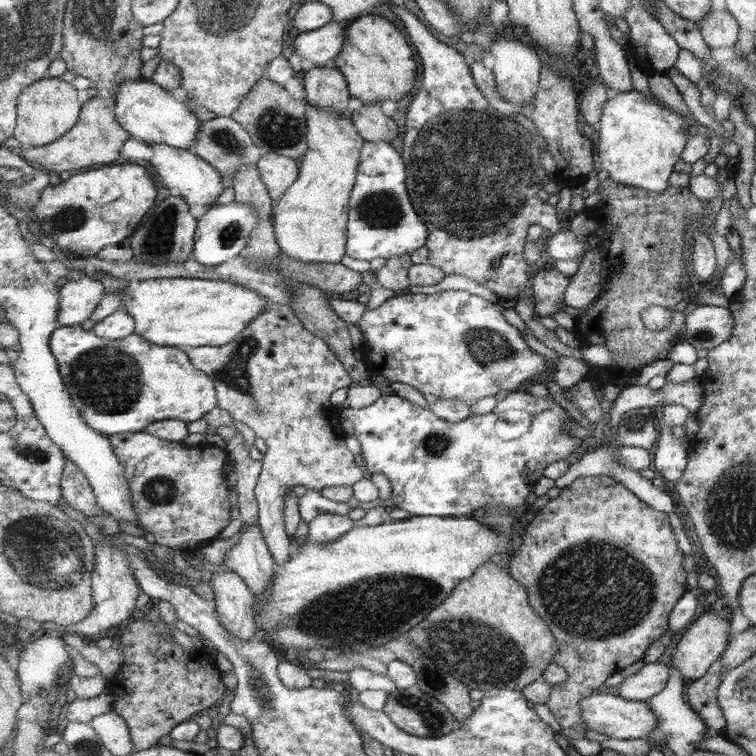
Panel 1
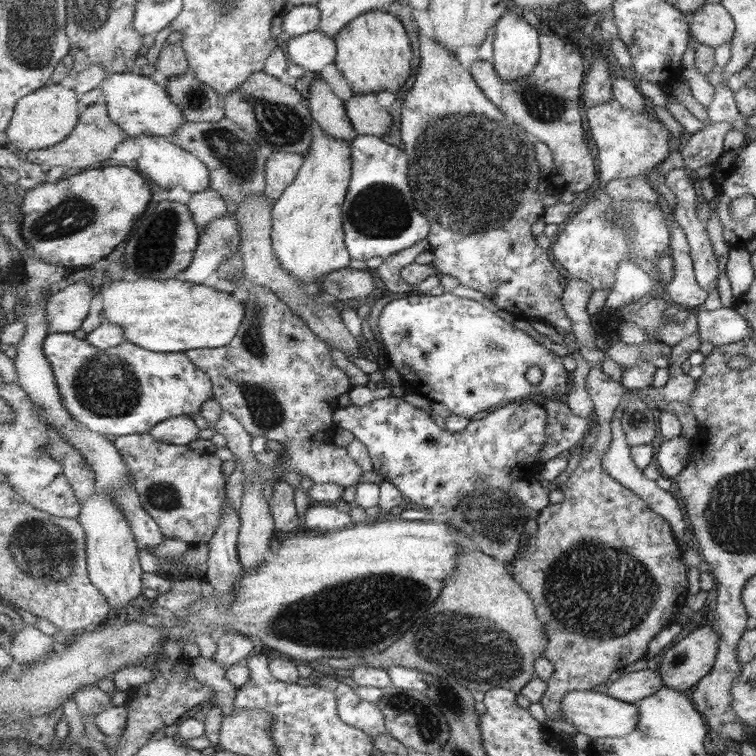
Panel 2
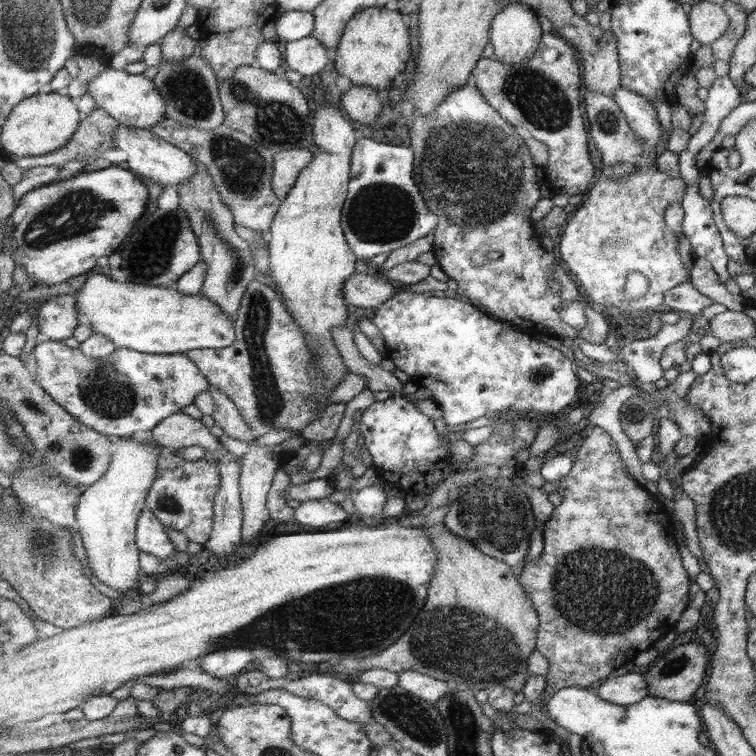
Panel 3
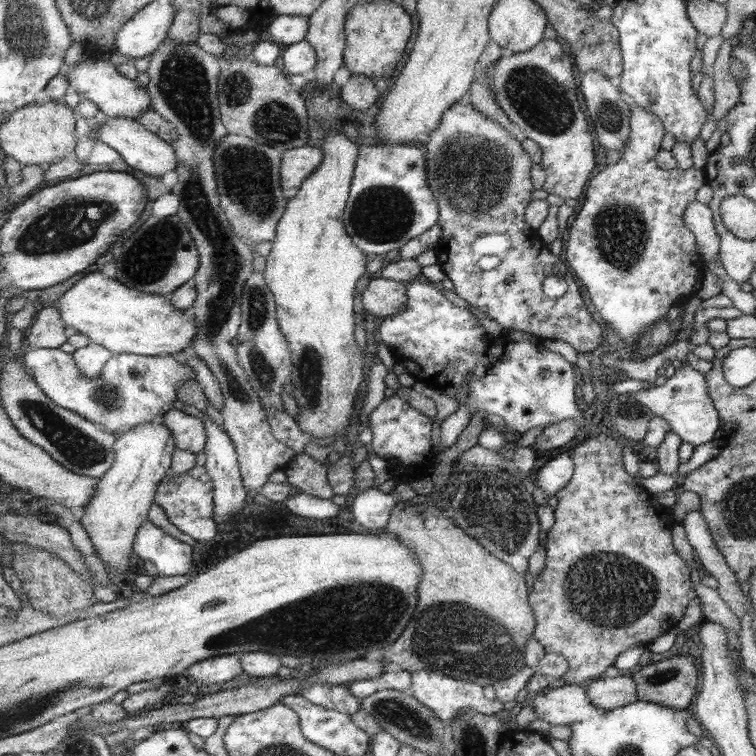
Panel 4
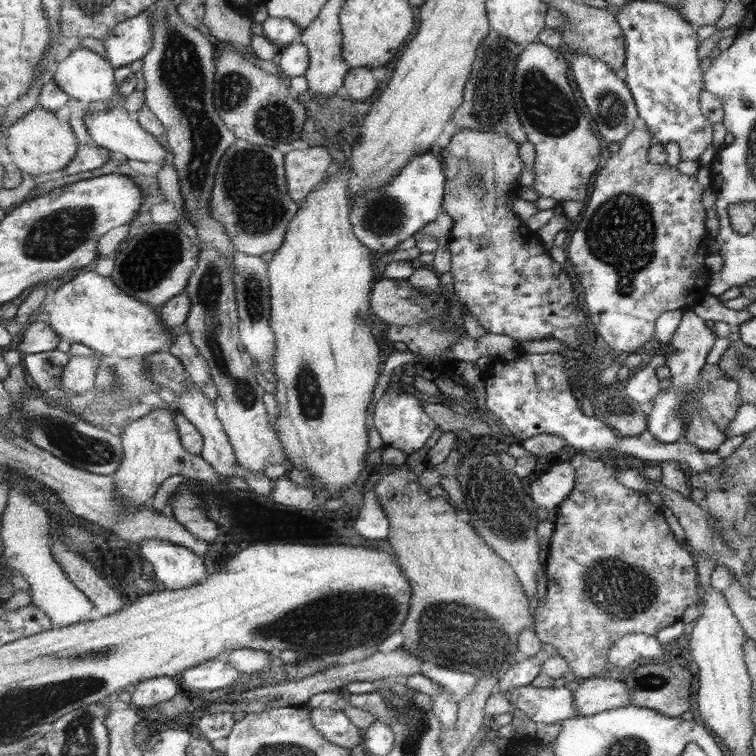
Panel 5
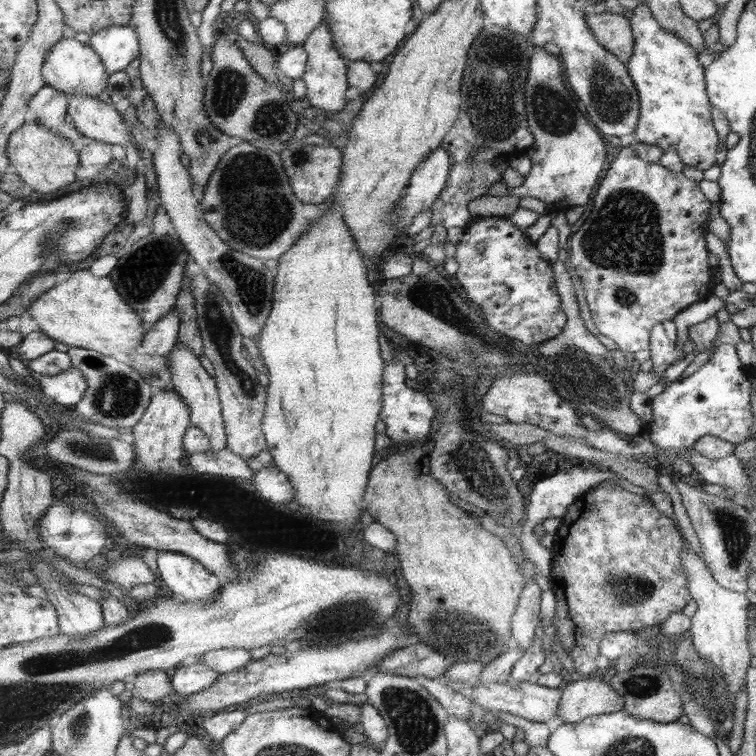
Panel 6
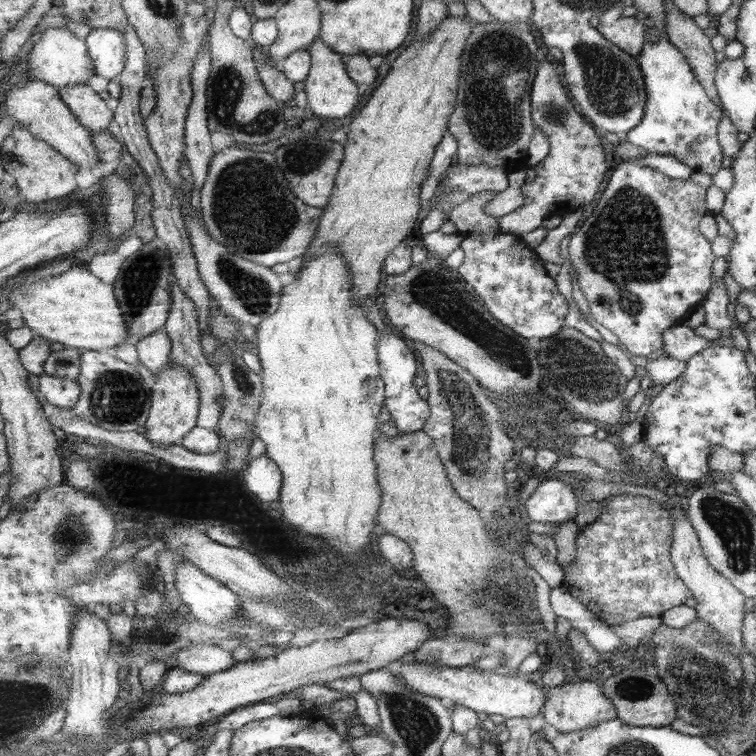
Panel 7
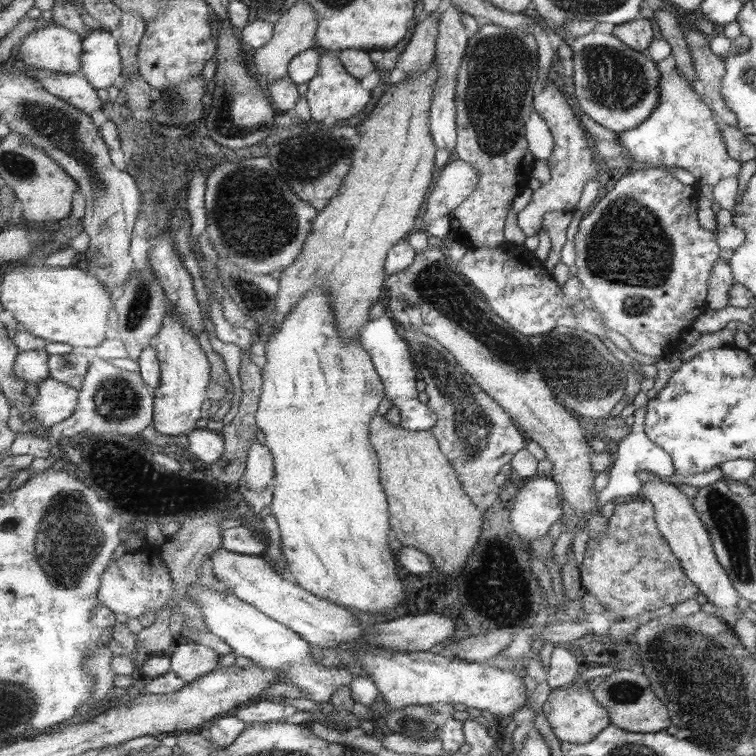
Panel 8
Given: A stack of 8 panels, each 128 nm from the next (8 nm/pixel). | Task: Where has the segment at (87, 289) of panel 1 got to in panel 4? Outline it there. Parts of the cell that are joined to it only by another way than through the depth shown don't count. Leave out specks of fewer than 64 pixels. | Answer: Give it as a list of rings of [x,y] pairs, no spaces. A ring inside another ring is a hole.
[[[53,305],[38,312],[36,320],[26,330],[28,348],[61,348],[71,332],[64,326],[60,311]]]

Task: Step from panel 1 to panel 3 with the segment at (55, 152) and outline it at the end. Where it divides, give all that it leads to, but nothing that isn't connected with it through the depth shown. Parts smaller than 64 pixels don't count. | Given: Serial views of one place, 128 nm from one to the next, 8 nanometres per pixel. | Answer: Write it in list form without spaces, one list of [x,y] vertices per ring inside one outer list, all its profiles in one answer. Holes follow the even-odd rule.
[[[95,109],[83,117],[81,125],[67,146],[45,156],[16,157],[15,162],[25,171],[41,165],[62,167],[69,160],[93,162],[106,148],[115,147],[115,131],[120,122],[106,110]]]

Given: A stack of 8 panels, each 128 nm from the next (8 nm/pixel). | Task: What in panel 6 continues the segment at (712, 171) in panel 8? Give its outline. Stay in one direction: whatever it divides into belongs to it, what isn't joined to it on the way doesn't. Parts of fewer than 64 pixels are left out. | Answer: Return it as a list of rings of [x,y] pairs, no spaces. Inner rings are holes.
[[[648,4],[637,5],[629,19],[635,33],[635,50],[627,66],[640,95],[635,143],[675,150],[685,165],[695,166],[697,170],[715,166],[722,139],[713,122],[706,68],[699,62],[697,50],[663,27]]]

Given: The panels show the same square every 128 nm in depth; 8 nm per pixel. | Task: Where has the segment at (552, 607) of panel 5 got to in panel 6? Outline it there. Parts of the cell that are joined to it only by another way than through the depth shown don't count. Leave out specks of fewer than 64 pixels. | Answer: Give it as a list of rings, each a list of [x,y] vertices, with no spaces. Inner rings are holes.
[[[613,480],[599,482],[594,488],[579,497],[579,500],[569,508],[569,512],[561,519],[561,524],[554,535],[553,553],[555,553],[555,572],[551,579],[552,591],[556,598],[555,614],[553,614],[552,625],[555,627],[555,640],[571,656],[575,662],[574,670],[578,674],[593,674],[600,670],[597,668],[595,658],[601,654],[601,639],[613,632],[633,632],[645,626],[660,626],[669,615],[683,612],[684,608],[691,602],[692,596],[688,579],[683,568],[683,537],[684,534],[678,523],[675,524],[669,516],[665,516],[661,510],[655,508],[653,501],[648,497],[629,492],[618,486]]]

